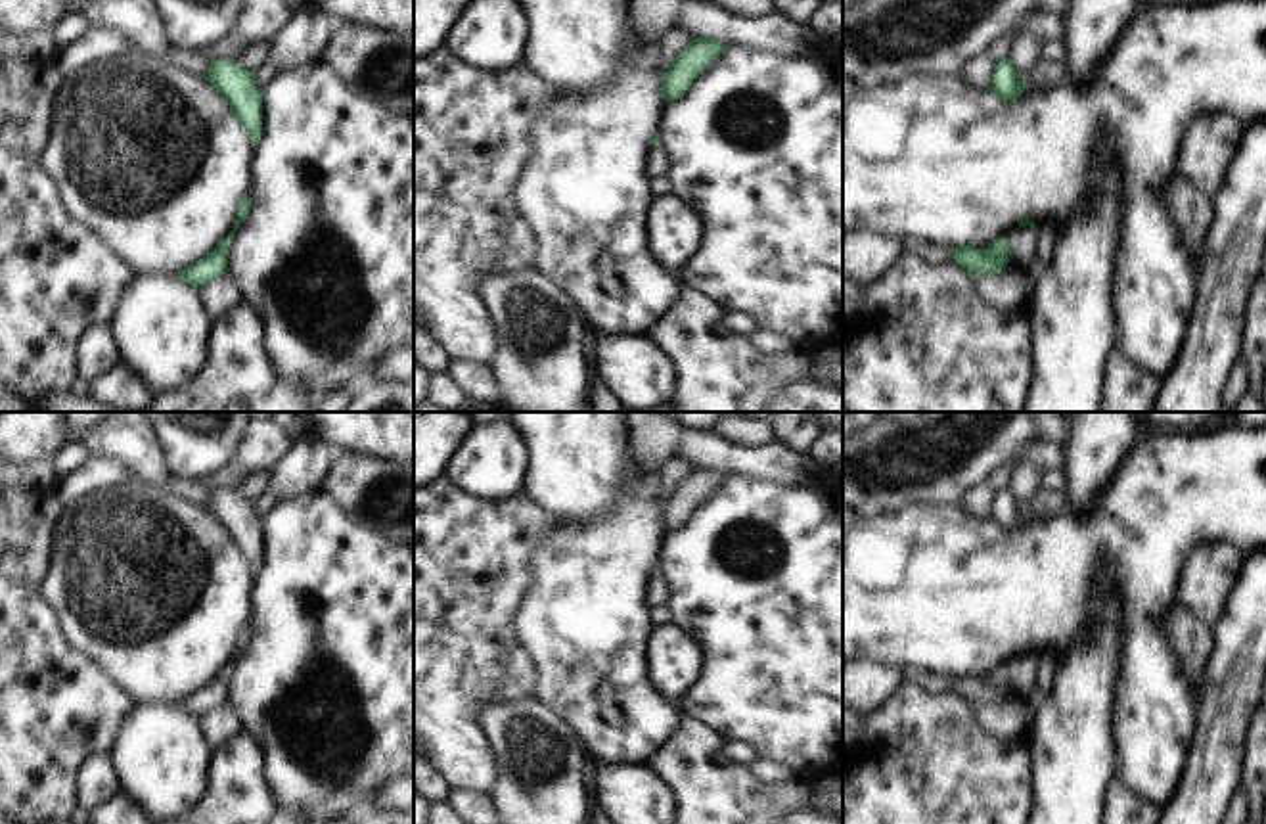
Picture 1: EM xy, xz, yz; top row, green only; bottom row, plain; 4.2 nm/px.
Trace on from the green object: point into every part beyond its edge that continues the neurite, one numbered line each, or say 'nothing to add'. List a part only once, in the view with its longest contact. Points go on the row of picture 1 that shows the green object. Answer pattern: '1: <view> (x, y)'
1: yz (1023, 240).

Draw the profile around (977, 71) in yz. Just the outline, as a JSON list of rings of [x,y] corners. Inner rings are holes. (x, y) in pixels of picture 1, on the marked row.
[[[977,54],[967,59],[960,71],[960,80],[965,88],[986,92],[992,86],[996,63],[986,54]]]

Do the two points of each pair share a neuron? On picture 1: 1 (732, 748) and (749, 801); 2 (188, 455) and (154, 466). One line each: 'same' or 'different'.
1: different
2: different

